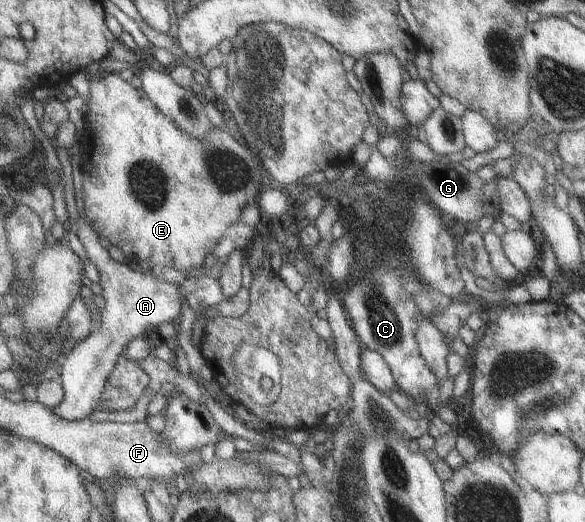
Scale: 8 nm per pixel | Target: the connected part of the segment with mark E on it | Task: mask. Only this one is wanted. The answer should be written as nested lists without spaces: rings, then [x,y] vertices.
[[[106,72],[100,77],[94,76],[89,82],[89,94],[86,100],[87,110],[83,115],[83,134],[77,142],[79,148],[80,171],[82,174],[82,202],[86,220],[89,221],[97,238],[105,238],[110,246],[128,252],[129,258],[137,258],[138,262],[148,262],[150,267],[167,266],[180,272],[193,273],[199,270],[202,261],[209,256],[222,233],[230,225],[238,222],[238,216],[245,206],[255,204],[261,188],[266,184],[265,171],[255,155],[250,154],[247,147],[238,144],[226,129],[212,128],[200,140],[190,138],[185,132],[178,130],[171,120],[168,120],[154,103],[144,94],[142,89],[133,88],[118,76],[116,72]]]

